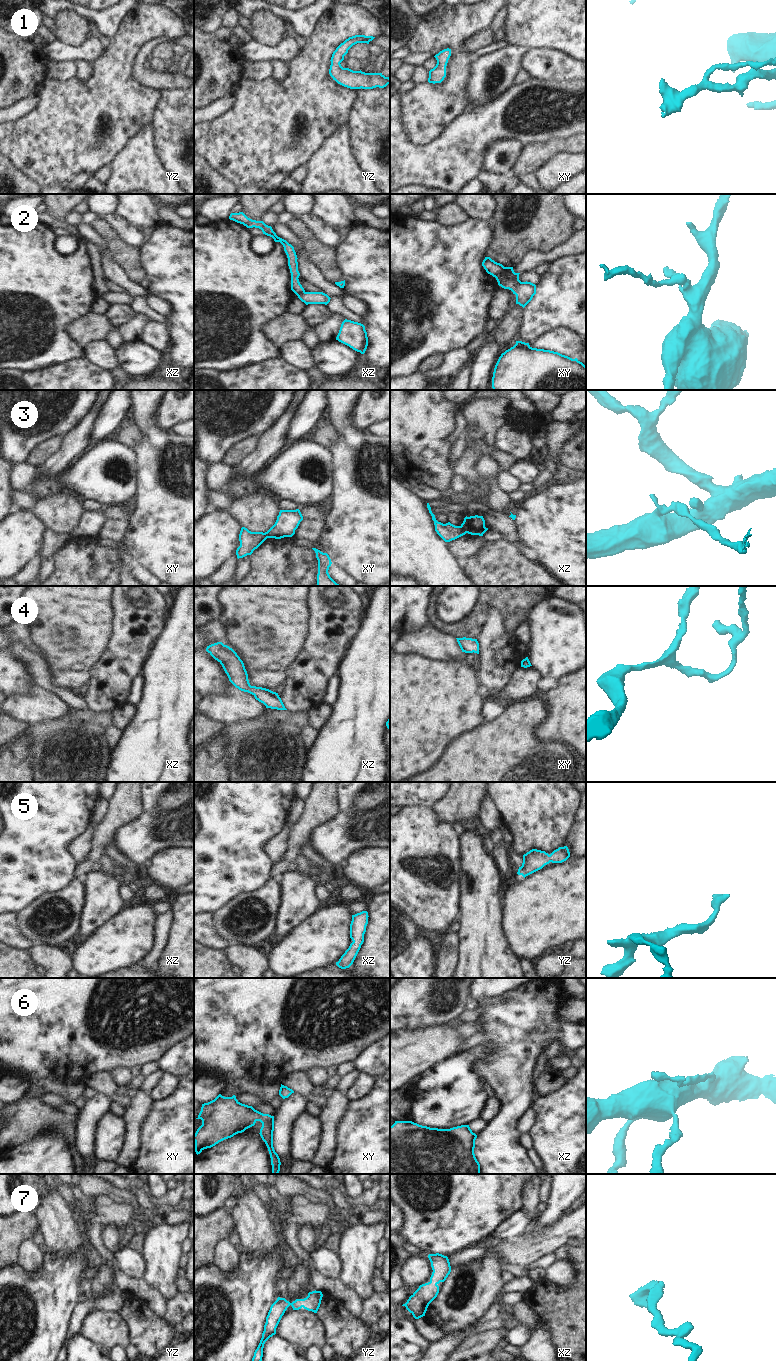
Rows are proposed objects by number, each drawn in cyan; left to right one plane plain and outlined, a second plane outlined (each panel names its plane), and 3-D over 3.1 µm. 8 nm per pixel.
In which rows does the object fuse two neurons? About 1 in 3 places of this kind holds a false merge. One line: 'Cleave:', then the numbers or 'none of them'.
Cleave: 2, 3

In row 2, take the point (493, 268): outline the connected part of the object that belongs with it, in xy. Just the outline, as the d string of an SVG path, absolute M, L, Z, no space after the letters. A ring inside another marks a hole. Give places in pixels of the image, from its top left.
M485 257L482 262L482 266L488 274L492 275L495 278L505 269L502 264L495 262L490 257Z

